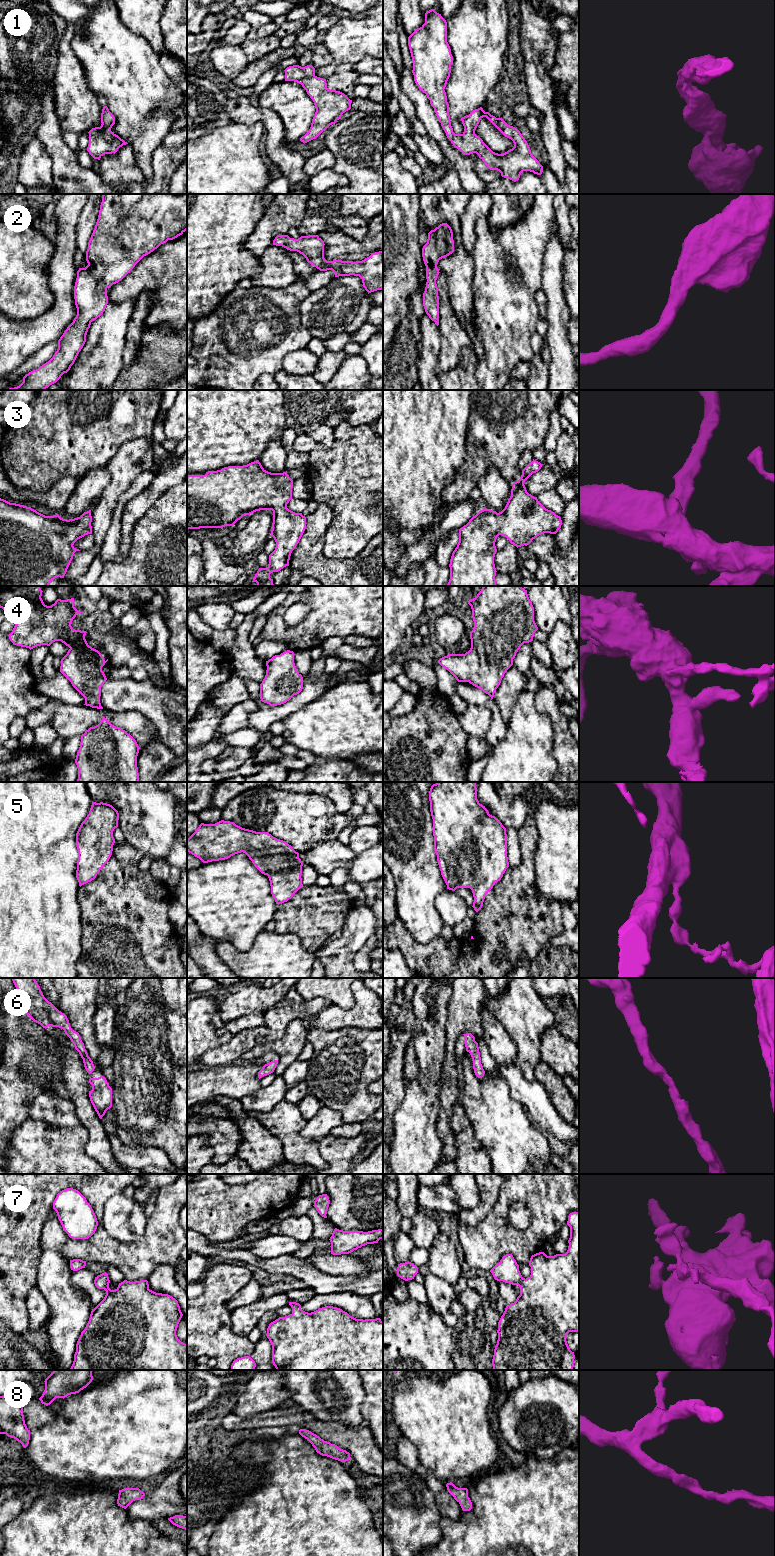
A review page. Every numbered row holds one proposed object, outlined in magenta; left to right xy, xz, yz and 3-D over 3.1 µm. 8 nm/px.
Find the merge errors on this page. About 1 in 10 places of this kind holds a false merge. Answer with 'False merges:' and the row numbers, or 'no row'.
False merges: no row

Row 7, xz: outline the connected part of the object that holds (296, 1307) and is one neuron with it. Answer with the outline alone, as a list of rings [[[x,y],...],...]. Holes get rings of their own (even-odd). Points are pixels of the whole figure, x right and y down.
[[[289,1302],[292,1313],[279,1317],[267,1328],[267,1338],[272,1345],[272,1363],[276,1370],[383,1370],[383,1321],[356,1319],[347,1312],[326,1306],[308,1313],[296,1302]]]

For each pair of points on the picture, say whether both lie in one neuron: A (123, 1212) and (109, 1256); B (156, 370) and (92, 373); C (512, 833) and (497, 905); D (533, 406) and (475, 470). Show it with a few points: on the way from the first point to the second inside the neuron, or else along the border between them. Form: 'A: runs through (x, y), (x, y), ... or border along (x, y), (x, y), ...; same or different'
A: border along (102, 1218), (102, 1226), (111, 1236), (132, 1243); different
B: border along (123, 365), (115, 379); different
C: border along (518, 843), (520, 862), (516, 866), (510, 867); different
D: runs through (518, 422), (486, 454); same

